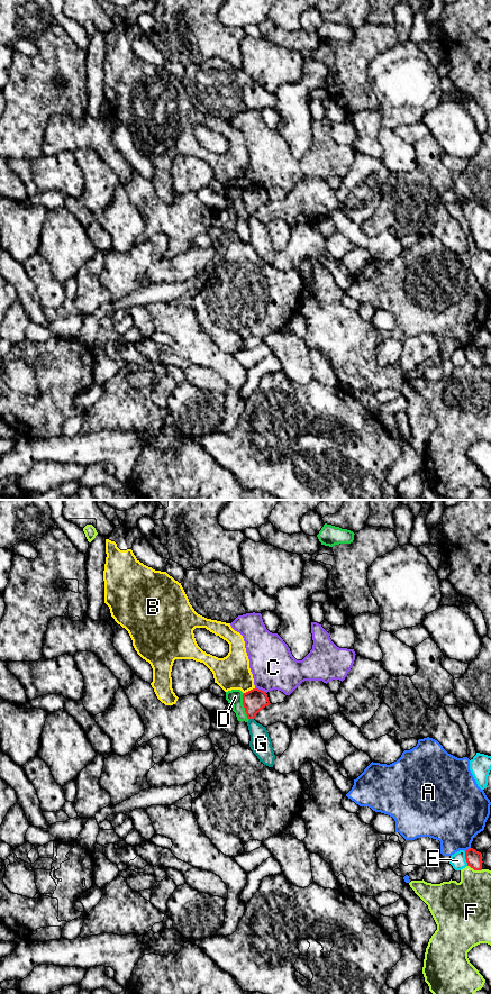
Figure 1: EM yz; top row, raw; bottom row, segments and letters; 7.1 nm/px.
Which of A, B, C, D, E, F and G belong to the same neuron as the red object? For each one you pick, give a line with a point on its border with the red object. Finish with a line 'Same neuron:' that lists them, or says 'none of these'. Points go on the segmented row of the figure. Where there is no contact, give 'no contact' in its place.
Same neuron: none of these

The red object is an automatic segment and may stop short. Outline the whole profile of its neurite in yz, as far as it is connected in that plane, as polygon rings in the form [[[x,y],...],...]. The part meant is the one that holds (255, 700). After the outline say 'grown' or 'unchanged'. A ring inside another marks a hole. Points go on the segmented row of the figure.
[[[253,688],[243,694],[243,705],[248,719],[254,719],[265,706],[270,705],[266,692]]]; unchanged

